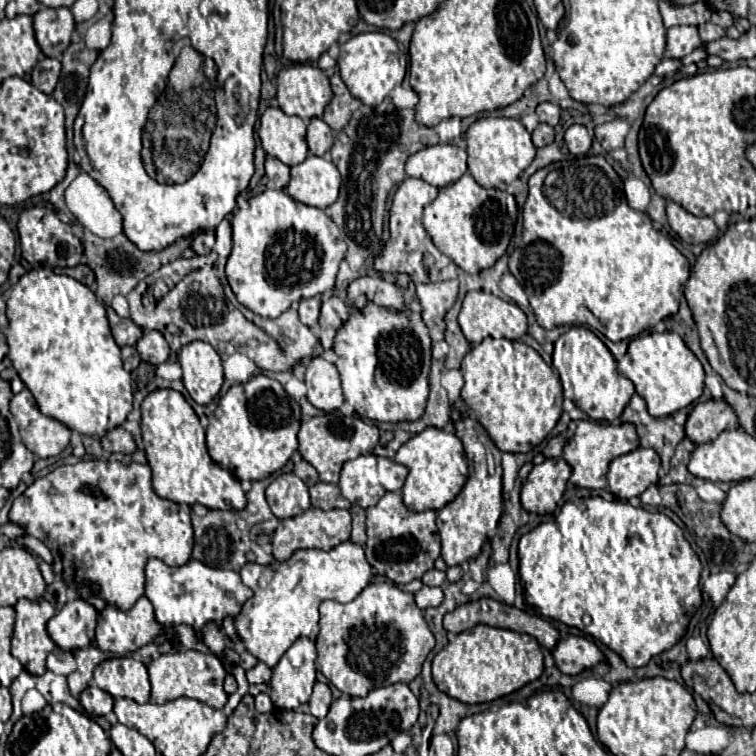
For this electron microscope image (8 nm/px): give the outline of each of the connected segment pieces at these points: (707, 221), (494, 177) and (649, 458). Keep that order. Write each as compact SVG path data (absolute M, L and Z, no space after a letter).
M672 199L666 201L666 217L670 227L686 243L708 243L718 233L718 227L714 225L712 217L694 217Z
M482 117L466 131L468 171L482 187L506 189L518 175L532 163L536 147L532 145L530 133L518 119L508 117Z
M638 447L616 457L608 469L608 487L618 499L640 497L650 485L658 483L660 459L656 451Z

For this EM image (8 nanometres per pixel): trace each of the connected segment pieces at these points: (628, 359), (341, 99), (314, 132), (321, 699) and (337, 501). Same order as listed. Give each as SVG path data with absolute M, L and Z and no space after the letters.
M650 331L636 337L628 345L622 361L618 361L618 371L634 383L636 393L646 401L652 417L666 417L688 407L702 395L704 389L704 369L700 361L684 345L682 337L670 331Z
M340 75L330 77L330 83L332 83L334 99L332 99L332 103L326 107L326 111L324 111L324 121L326 121L334 131L342 131L342 129L348 125L350 117L352 117L352 111L350 111L352 95L350 95L348 87L344 85L344 81L340 79Z
M312 119L308 125L308 133L306 133L306 141L310 147L312 155L322 157L324 153L328 153L334 145L334 131L322 121L322 119Z
M316 683L314 685L314 693L310 697L310 713L318 719L326 717L328 709L330 709L330 703L332 703L332 691L326 683Z
M318 481L316 485L310 487L310 499L312 499L312 505L320 509L334 509L334 507L348 509L350 507L350 501L340 495L340 487L337 484Z

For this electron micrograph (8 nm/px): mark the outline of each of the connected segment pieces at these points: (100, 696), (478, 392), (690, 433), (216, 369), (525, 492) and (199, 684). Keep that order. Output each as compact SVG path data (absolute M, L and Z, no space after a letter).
M92 683L88 689L82 691L80 703L92 715L108 715L112 711L114 699L112 699L112 695L106 695L106 691L102 691L100 687L94 687L94 683Z
M486 337L482 343L471 345L470 353L464 357L460 367L464 375L464 387L460 395L468 405L470 413L474 413L474 417L484 425L490 439L500 451L528 453L546 439L546 435L554 429L562 415L562 383L560 377L552 371L552 367L546 365L532 347L520 341L514 341L512 345L512 341L500 338L502 337Z
M710 399L706 403L698 403L686 421L686 437L692 443L702 445L716 439L722 431L738 429L738 417L734 409L724 399Z
M194 341L180 349L178 361L184 371L182 383L190 397L198 405L210 403L224 383L222 361L218 353L208 343Z
M562 457L546 459L542 465L536 465L522 485L522 493L520 493L522 507L538 515L554 513L558 501L566 491L566 483L570 475L572 475L572 467Z
M194 649L164 653L148 663L148 675L150 675L154 703L168 703L178 697L192 697L214 709L222 709L228 701L228 693L224 691L224 679L228 673L222 661L212 653L200 653Z

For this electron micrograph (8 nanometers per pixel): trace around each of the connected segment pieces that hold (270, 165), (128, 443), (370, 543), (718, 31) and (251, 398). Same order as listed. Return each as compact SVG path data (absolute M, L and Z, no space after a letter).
M266 157L266 177L276 185L276 189L286 189L290 181L290 167L274 157Z
M122 427L108 431L104 437L100 437L100 443L110 453L134 453L136 451L136 443L134 443L132 435L128 431L124 431Z
M400 491L386 493L378 505L366 509L366 533L368 541L364 545L366 559L372 569L380 575L386 575L394 583L406 585L412 579L420 579L428 569L434 567L434 561L440 557L440 535L436 527L436 511L410 511Z
M704 23L704 25L698 25L698 31L700 31L700 39L704 43L710 43L710 41L716 41L716 39L722 39L726 35L726 31L720 27L720 25L714 25L714 23Z
M256 375L246 383L232 385L226 391L226 395L218 399L218 405L206 429L206 445L210 457L218 465L228 469L236 479L258 481L270 477L274 471L280 471L286 465L286 461L298 449L298 439L296 439L298 429L300 429L300 403L292 399L276 379L270 379L266 375Z

